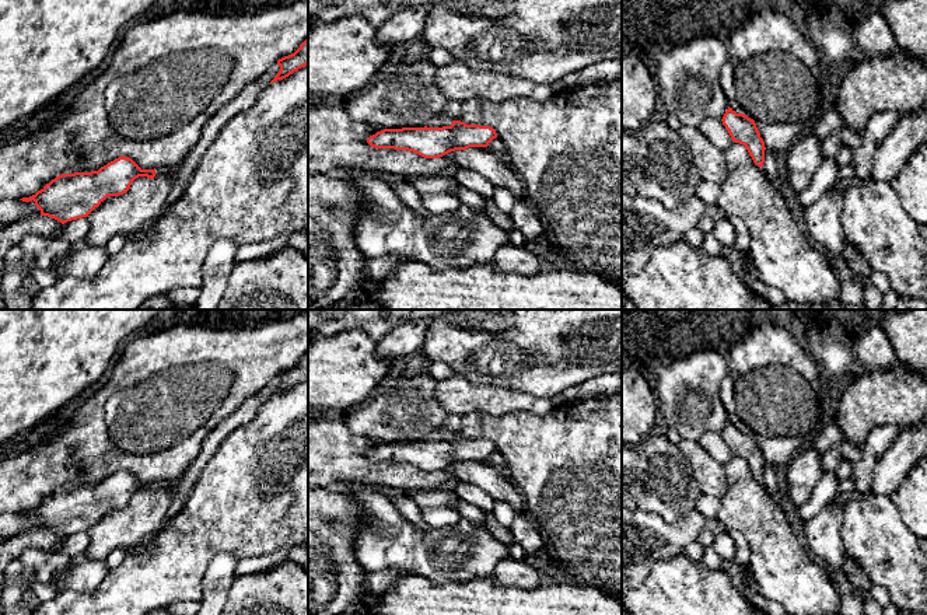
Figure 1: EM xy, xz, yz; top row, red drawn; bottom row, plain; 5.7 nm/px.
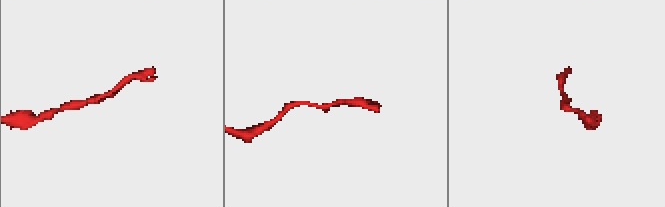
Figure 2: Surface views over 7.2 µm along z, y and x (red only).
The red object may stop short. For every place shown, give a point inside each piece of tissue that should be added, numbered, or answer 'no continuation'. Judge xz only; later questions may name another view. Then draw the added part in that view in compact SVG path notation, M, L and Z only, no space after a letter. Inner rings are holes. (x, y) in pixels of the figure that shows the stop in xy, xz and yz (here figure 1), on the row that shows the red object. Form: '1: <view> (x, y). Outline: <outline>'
no continuation

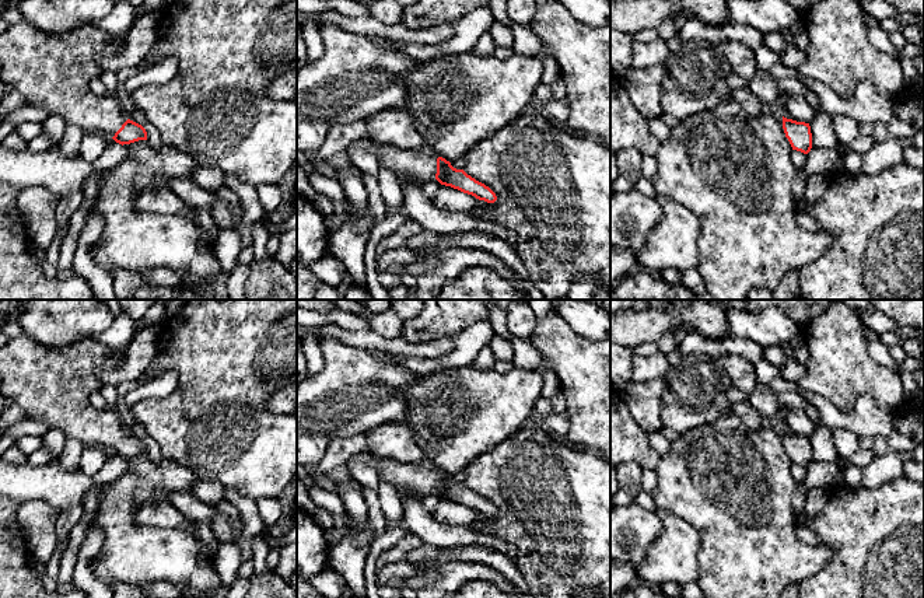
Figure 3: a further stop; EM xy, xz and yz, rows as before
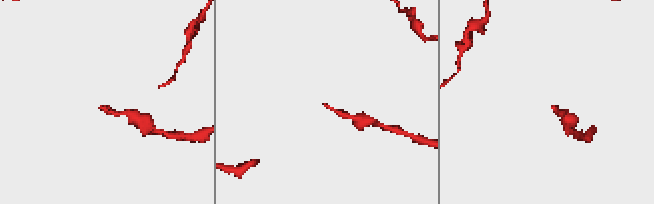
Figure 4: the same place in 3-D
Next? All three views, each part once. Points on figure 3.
1: xz (417, 165). Outline: M372 141L379 165L392 169L399 179L423 185L435 179L437 155L424 148L400 148Z

